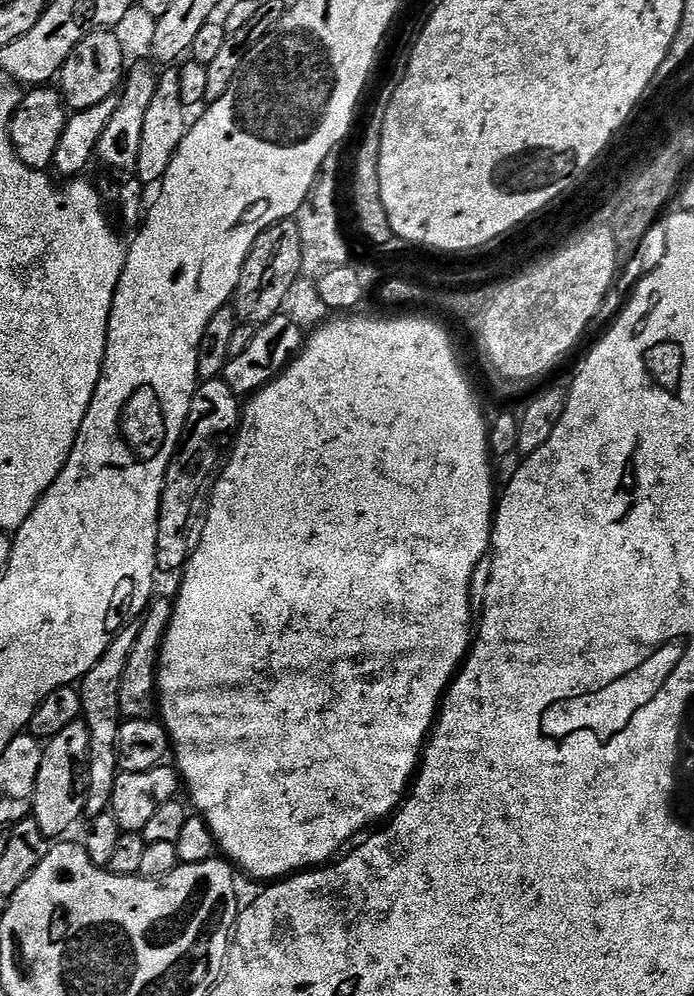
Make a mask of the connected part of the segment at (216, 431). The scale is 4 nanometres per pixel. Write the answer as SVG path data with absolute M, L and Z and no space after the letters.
M223 378L197 383L196 393L190 402L190 414L184 423L184 433L180 435L180 443L177 444L176 453L166 470L164 489L160 495L156 566L161 573L179 573L188 563L190 555L188 523L196 512L196 503L199 502L200 495L203 492L205 495L226 449L233 443L236 433L240 430L241 415L241 397L237 396L234 390L230 390L230 386Z

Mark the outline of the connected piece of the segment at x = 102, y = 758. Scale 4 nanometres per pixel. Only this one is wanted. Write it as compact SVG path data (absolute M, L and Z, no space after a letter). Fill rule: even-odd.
M132 622L121 627L113 636L106 654L94 662L94 666L79 681L80 697L82 698L83 721L88 725L88 795L86 812L89 817L102 816L109 811L112 803L112 791L118 775L116 762L116 743L118 730L122 723L118 694L122 690L122 674L126 674L126 662L130 662L130 654L134 650L134 642L138 642L139 623Z

